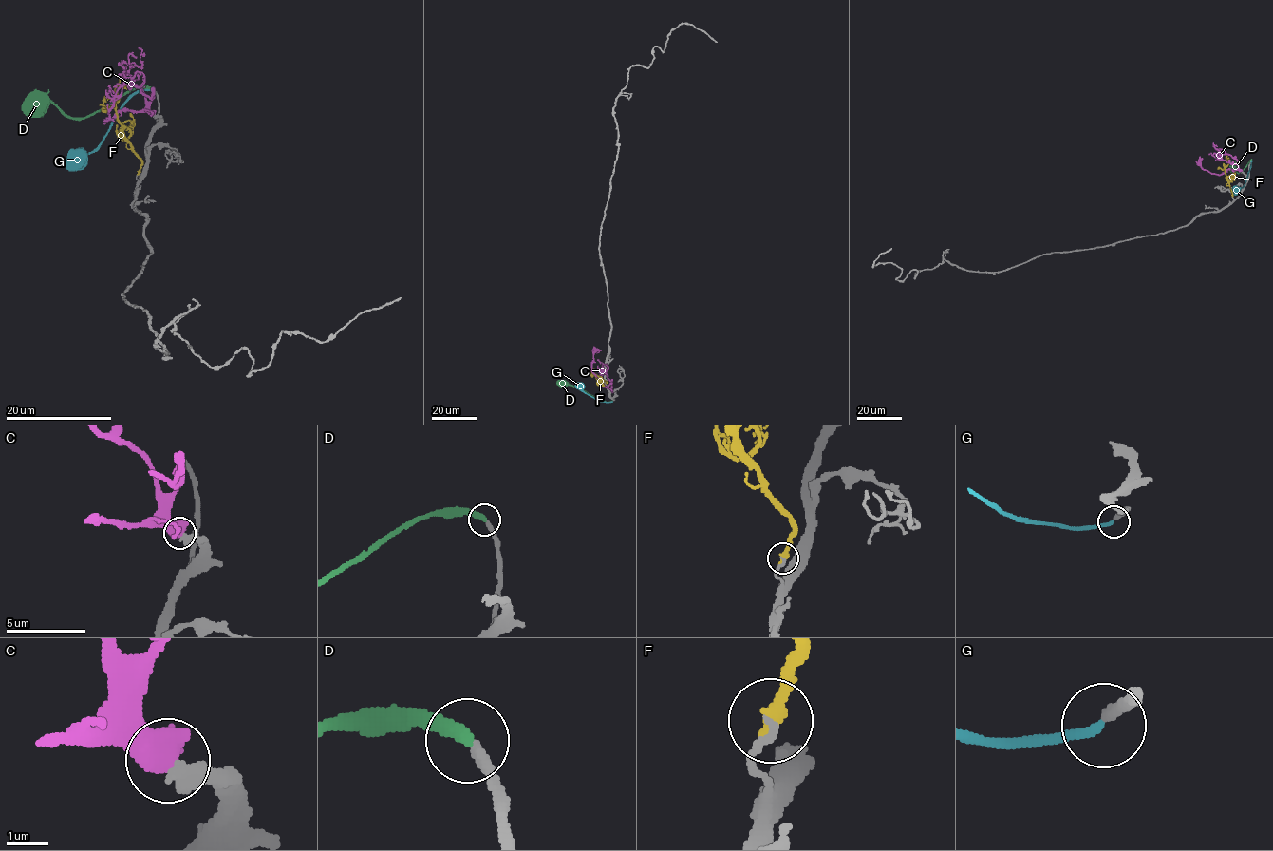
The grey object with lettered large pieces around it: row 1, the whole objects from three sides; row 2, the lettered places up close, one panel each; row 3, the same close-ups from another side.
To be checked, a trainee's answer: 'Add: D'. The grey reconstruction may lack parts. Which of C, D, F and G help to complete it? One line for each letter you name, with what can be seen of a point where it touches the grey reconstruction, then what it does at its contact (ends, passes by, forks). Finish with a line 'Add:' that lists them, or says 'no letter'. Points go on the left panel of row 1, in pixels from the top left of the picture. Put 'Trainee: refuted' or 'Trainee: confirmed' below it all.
C: (153, 114) | it ends
Add: C
Trainee: refuted

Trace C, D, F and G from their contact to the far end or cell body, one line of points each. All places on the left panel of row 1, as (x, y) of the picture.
C: (153, 114), (121, 110), (105, 123), (126, 80)
D: (154, 90), (136, 87), (83, 118), (63, 114), (50, 102), (42, 107), (22, 110)
F: (138, 172), (141, 160), (124, 137), (116, 108), (116, 87), (127, 85)
G: (154, 91), (138, 90), (123, 104), (100, 144), (86, 154), (76, 154), (68, 164)

